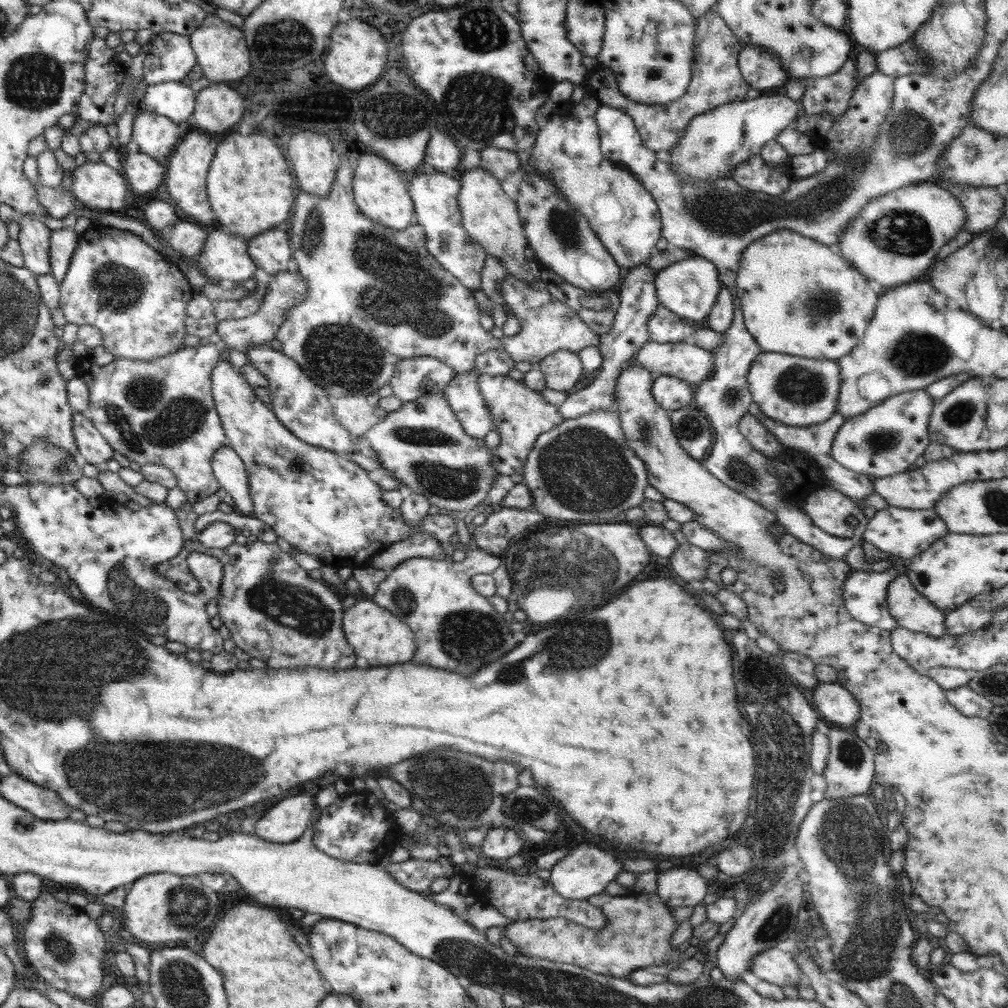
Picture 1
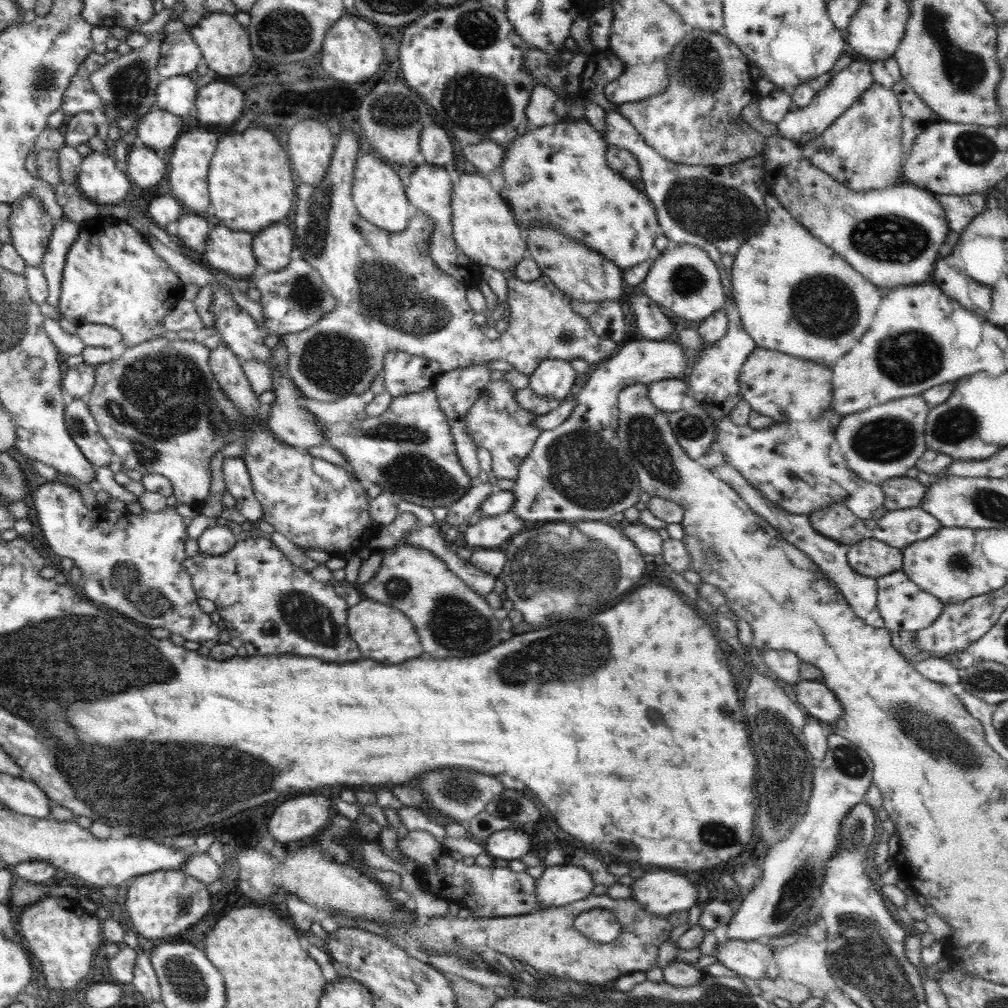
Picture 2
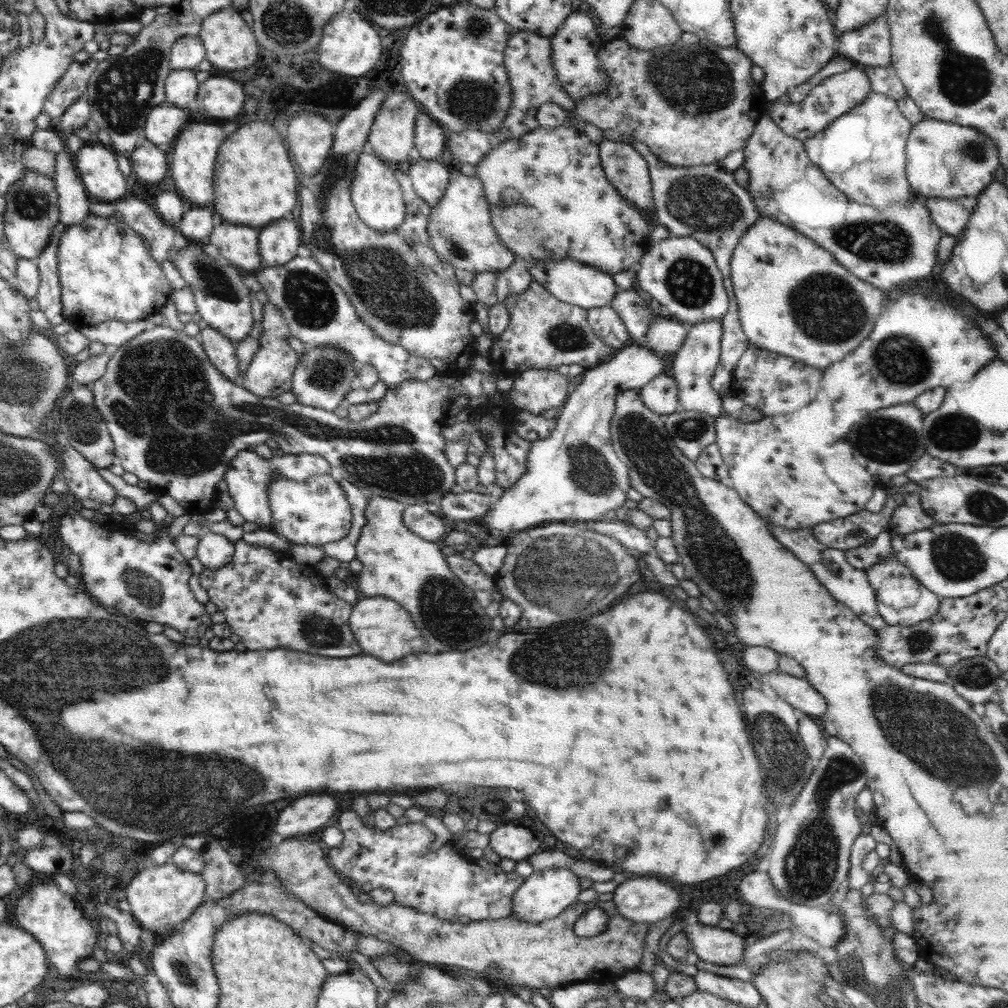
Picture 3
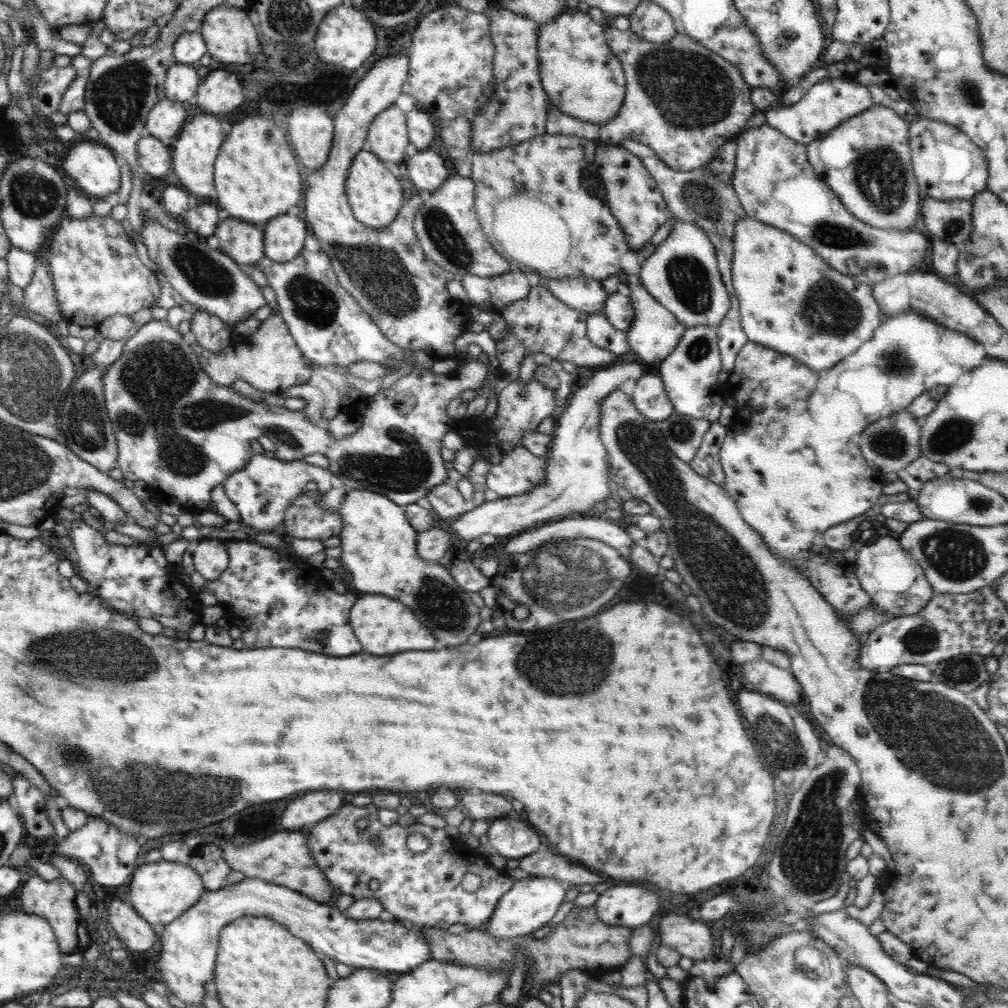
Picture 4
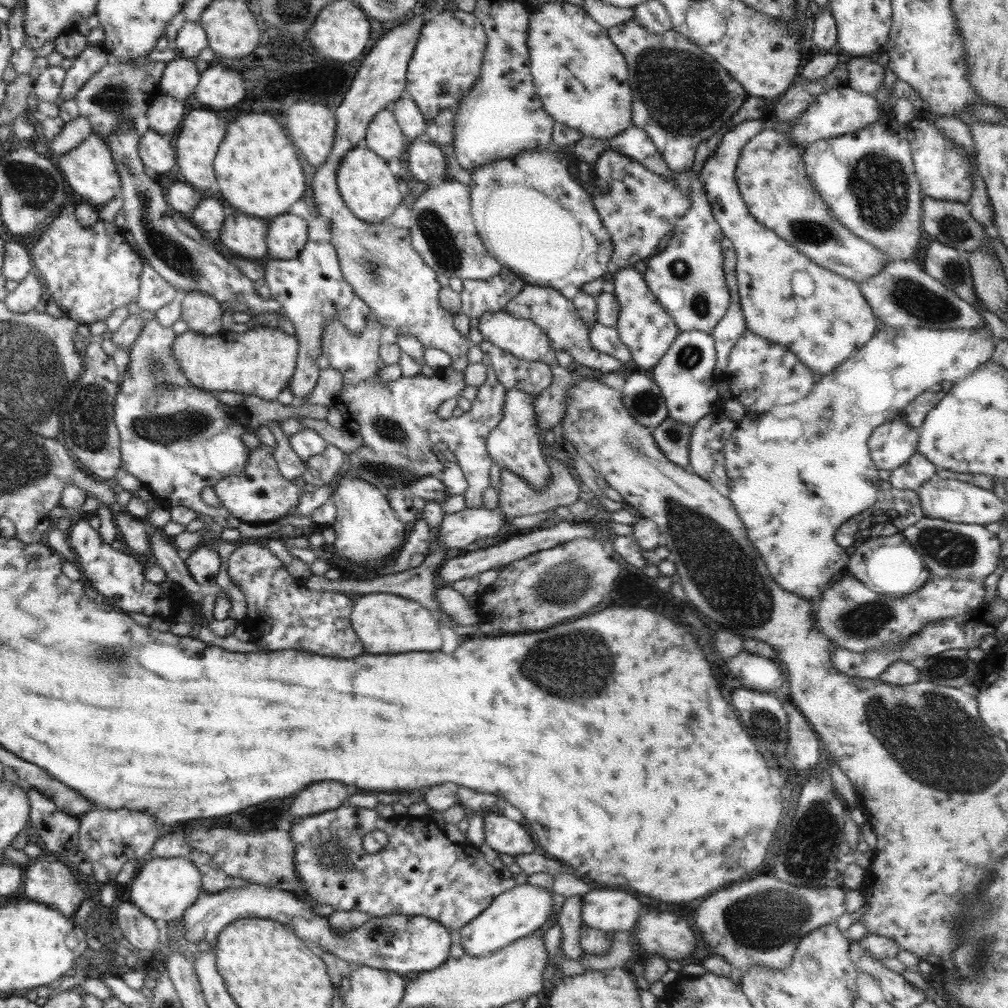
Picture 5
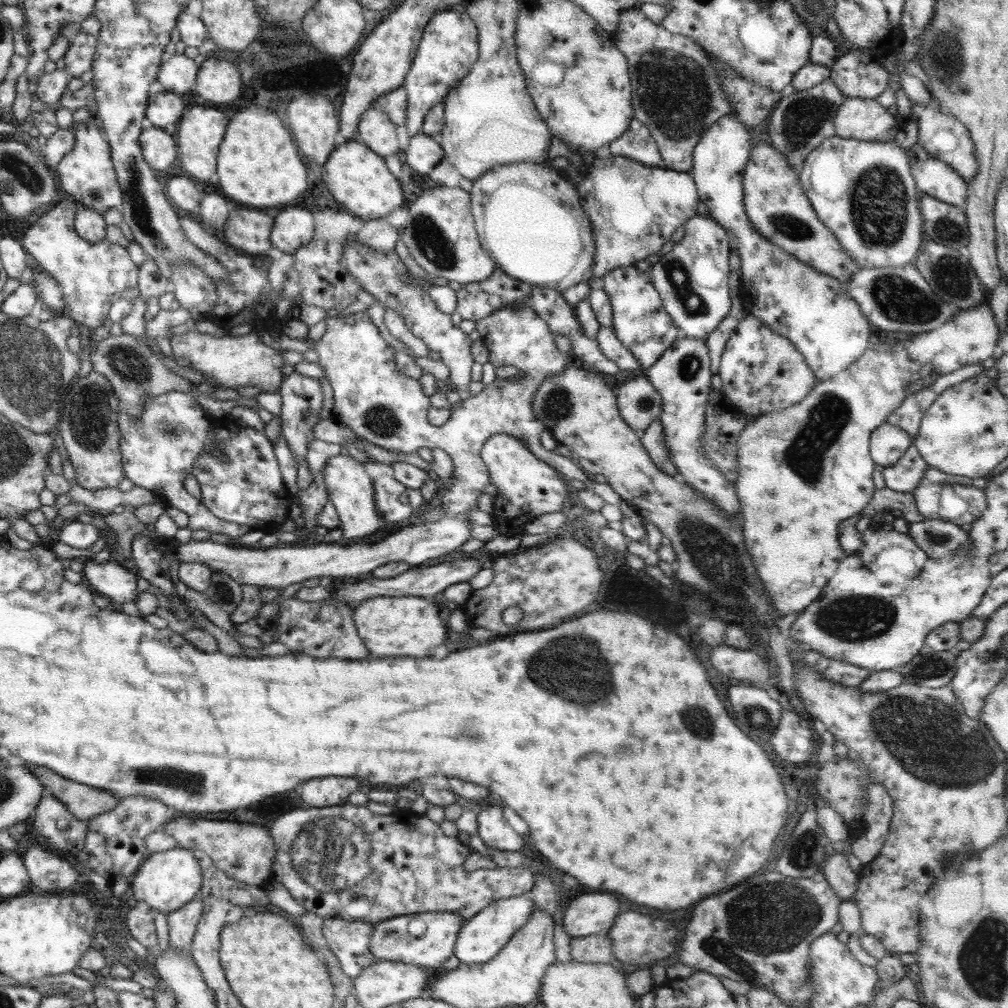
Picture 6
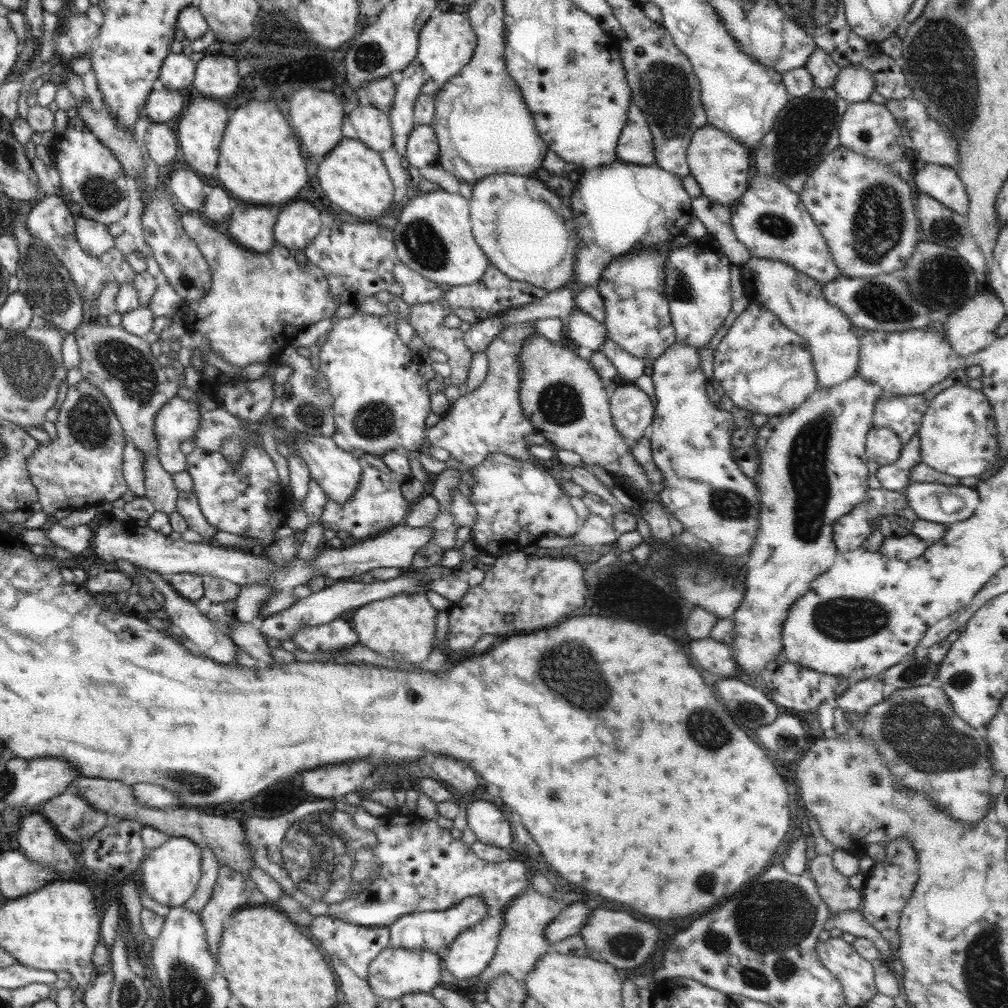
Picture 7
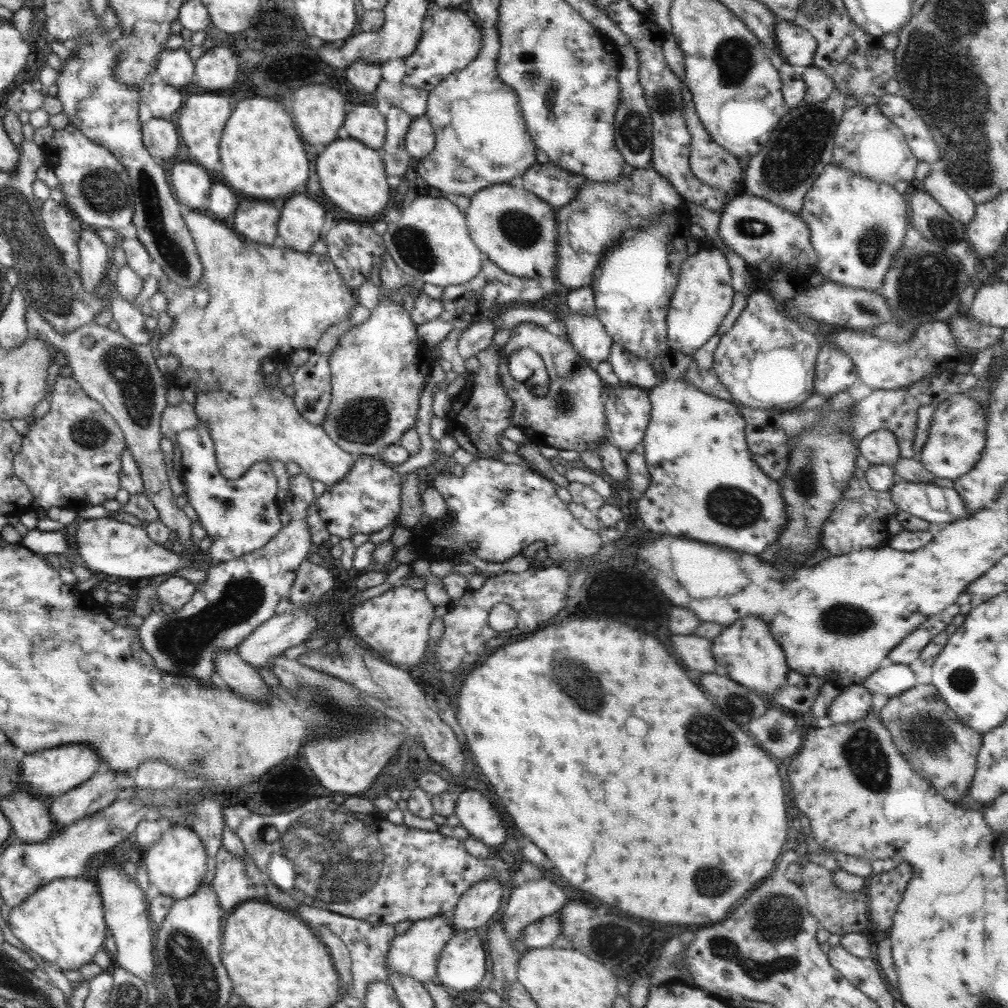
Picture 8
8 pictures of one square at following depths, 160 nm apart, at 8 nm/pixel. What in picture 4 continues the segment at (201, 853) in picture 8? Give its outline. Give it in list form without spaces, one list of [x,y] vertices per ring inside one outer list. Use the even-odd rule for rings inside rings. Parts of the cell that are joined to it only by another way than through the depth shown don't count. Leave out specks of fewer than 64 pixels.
[[[166,860],[144,864],[134,869],[130,888],[130,904],[156,931],[194,906],[206,889],[201,876],[194,869]]]

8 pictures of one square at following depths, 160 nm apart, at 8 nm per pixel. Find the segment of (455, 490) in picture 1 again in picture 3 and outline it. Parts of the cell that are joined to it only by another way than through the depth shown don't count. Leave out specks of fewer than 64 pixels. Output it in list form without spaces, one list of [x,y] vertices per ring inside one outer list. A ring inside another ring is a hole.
[[[168,324],[154,325],[154,328],[144,330],[126,342],[124,346],[119,346],[110,351],[110,360],[107,364],[106,372],[96,382],[91,384],[91,391],[94,397],[93,404],[102,415],[110,436],[113,440],[114,452],[116,461],[124,468],[126,472],[131,472],[137,476],[142,482],[149,482],[150,488],[158,491],[161,495],[170,495],[175,498],[175,501],[185,508],[189,514],[204,514],[215,507],[217,497],[216,484],[224,478],[224,472],[227,469],[226,464],[230,462],[231,458],[236,456],[237,452],[247,450],[249,446],[257,446],[258,444],[267,443],[268,439],[273,439],[277,442],[276,448],[280,448],[281,452],[286,454],[313,454],[316,456],[322,455],[332,466],[339,466],[344,473],[344,480],[348,480],[350,484],[358,486],[358,488],[369,493],[380,494],[384,498],[391,498],[392,500],[403,502],[407,505],[425,505],[429,502],[438,503],[438,501],[446,494],[450,493],[455,482],[455,468],[448,462],[445,455],[447,448],[447,441],[442,436],[442,429],[446,426],[446,414],[444,410],[444,403],[448,401],[449,388],[432,377],[426,382],[420,382],[416,379],[405,380],[395,386],[388,388],[386,394],[378,401],[378,410],[372,413],[372,416],[363,418],[360,422],[351,425],[346,418],[340,418],[334,414],[334,411],[326,411],[312,406],[305,406],[301,403],[280,404],[275,398],[260,398],[252,394],[242,383],[231,381],[226,378],[209,360],[206,351],[202,348],[201,342],[196,337],[186,335],[182,330],[174,330]]]

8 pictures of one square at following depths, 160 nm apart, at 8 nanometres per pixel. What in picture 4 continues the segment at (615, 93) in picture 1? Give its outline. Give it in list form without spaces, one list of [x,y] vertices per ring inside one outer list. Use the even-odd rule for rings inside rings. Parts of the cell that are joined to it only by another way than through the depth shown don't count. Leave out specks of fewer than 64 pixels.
[[[609,27],[605,29],[605,37],[610,50],[621,62],[626,79],[626,92],[620,113],[606,125],[594,125],[588,121],[568,117],[550,103],[546,113],[545,134],[574,136],[590,141],[598,139],[608,145],[621,145],[626,140],[634,140],[648,145],[669,168],[686,172],[710,166],[722,145],[735,141],[746,131],[750,116],[756,114],[756,109],[751,103],[752,88],[742,78],[739,68],[689,36],[677,32],[667,43],[653,45],[630,29],[620,31],[616,27]]]

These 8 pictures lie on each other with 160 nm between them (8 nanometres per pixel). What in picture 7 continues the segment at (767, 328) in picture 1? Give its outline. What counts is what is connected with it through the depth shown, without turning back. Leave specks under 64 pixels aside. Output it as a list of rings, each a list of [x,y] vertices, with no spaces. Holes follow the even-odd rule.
[[[711,125],[702,126],[694,132],[687,148],[686,159],[692,175],[698,182],[702,196],[730,210],[738,206],[739,198],[748,188],[750,180],[750,149],[722,133]],[[751,256],[746,264],[740,266],[740,270],[750,300],[771,310],[787,329],[805,338],[820,387],[836,386],[859,370],[861,338],[856,335],[856,326],[850,319],[824,298],[822,289],[826,283],[806,276],[785,261],[757,256]]]

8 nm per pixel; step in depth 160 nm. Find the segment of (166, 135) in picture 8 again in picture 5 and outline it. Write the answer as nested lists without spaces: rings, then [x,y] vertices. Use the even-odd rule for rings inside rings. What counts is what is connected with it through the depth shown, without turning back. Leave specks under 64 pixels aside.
[[[148,131],[139,139],[139,158],[146,168],[155,172],[168,172],[176,166],[175,152],[171,142],[153,131]]]

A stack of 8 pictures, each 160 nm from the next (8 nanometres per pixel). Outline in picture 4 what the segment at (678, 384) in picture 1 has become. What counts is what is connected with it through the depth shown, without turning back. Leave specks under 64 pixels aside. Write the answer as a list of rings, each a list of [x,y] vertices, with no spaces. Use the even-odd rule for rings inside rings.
[[[648,374],[638,378],[631,400],[642,416],[654,422],[666,420],[676,412],[660,376]]]

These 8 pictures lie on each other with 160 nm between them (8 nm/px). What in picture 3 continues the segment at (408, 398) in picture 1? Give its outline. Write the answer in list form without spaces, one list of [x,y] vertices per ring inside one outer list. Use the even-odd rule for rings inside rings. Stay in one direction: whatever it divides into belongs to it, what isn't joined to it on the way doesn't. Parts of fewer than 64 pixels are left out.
[[[296,256],[282,266],[262,266],[252,280],[260,280],[262,292],[281,312],[288,323],[291,336],[311,347],[335,346],[347,352],[356,362],[371,364],[380,380],[389,388],[405,380],[426,382],[437,370],[424,357],[408,352],[403,346],[382,340],[358,315],[354,305],[341,289],[318,265],[312,256]]]

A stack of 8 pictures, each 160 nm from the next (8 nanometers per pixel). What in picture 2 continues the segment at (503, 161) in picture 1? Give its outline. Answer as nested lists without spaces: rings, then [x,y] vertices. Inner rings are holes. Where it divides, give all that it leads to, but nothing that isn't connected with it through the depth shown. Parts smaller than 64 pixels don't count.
[[[478,142],[478,144],[462,145],[460,160],[468,161],[477,168],[477,173],[490,175],[498,170],[504,159],[504,151],[496,142]]]

